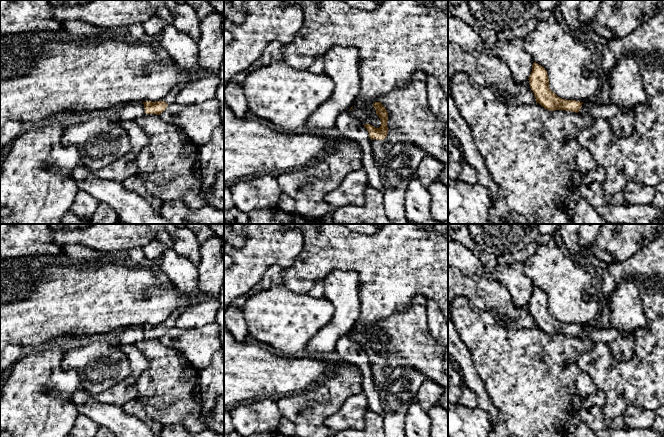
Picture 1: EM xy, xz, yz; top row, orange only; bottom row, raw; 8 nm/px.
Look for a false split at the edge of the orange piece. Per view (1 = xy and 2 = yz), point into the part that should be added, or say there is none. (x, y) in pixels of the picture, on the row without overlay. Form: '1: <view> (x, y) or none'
1: xy (170, 322)
2: none

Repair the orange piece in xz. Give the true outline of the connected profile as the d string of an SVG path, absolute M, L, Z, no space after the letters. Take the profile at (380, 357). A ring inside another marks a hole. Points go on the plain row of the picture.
M381 326L373 327L373 331L376 334L376 338L380 342L381 350L379 352L375 352L370 348L365 348L364 351L367 353L371 363L371 373L373 376L374 384L377 387L380 387L389 376L389 374L386 373L386 366L384 365L388 358L388 336L381 328Z

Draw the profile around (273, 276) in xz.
M277 265L269 267L258 284L259 289L266 290L272 286L283 284L283 271L284 269Z

